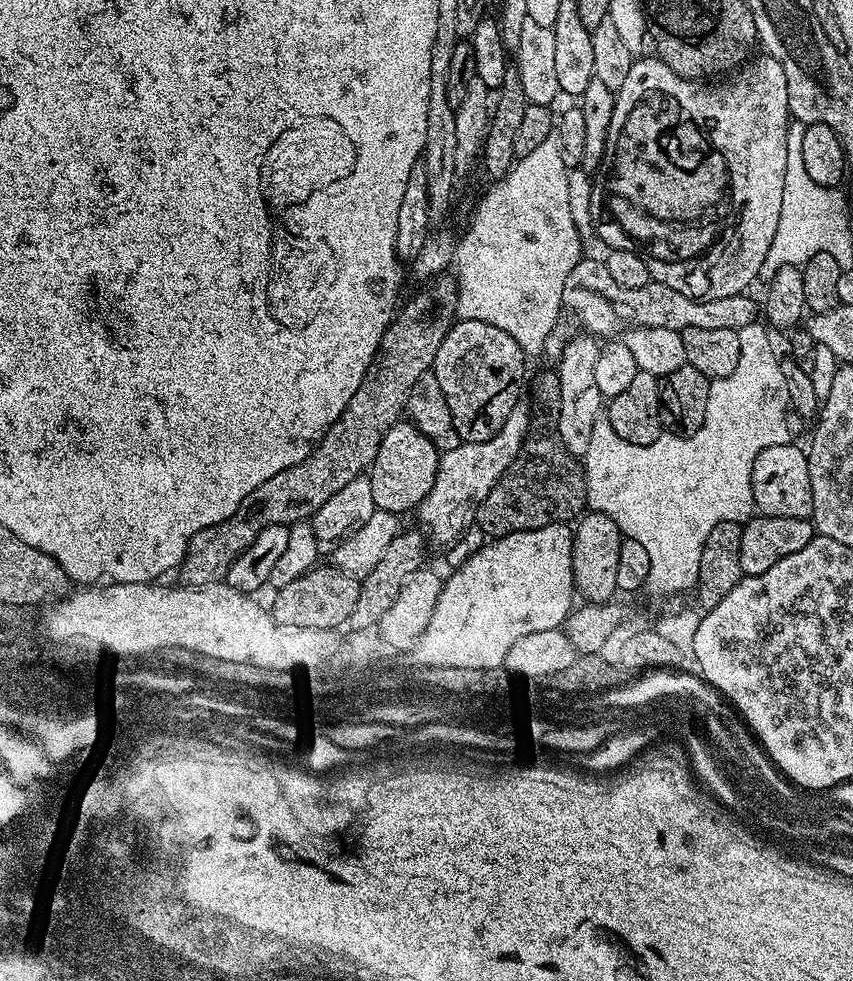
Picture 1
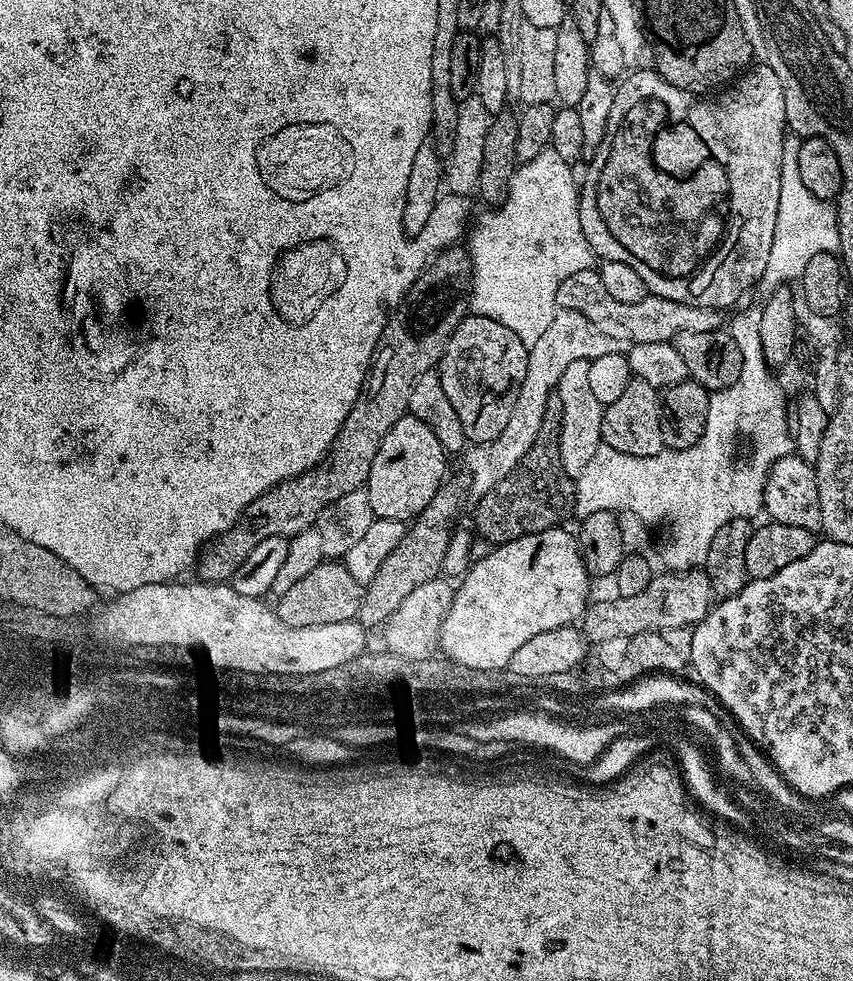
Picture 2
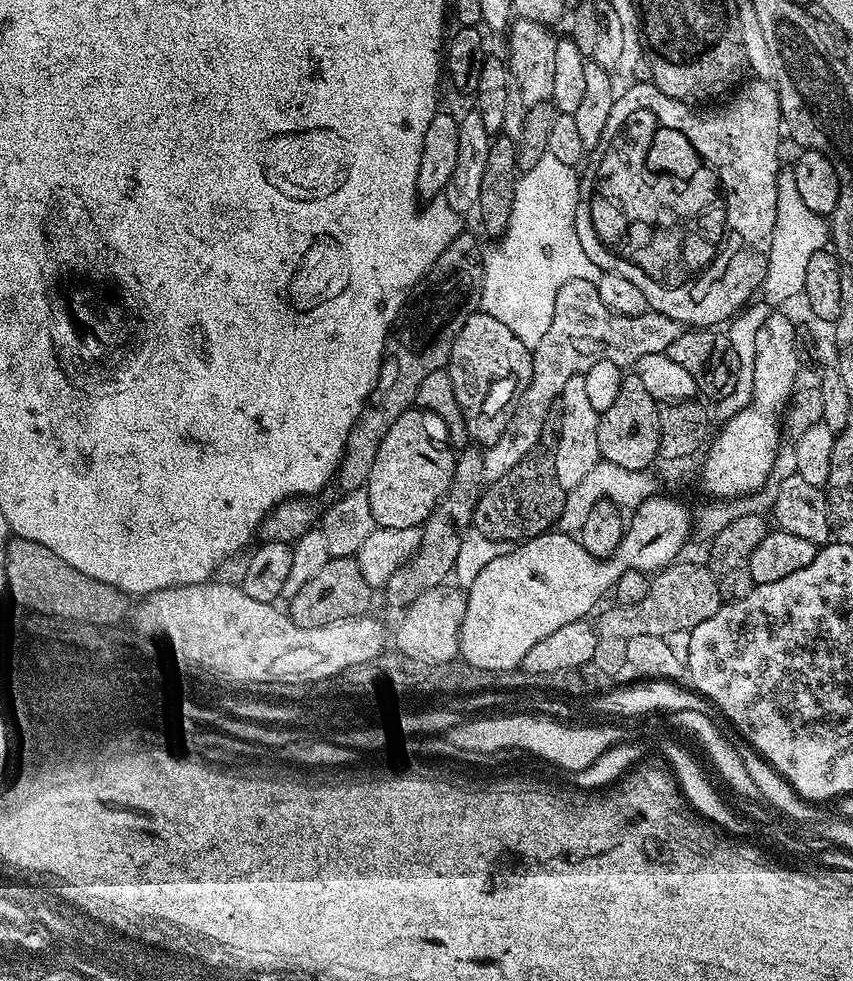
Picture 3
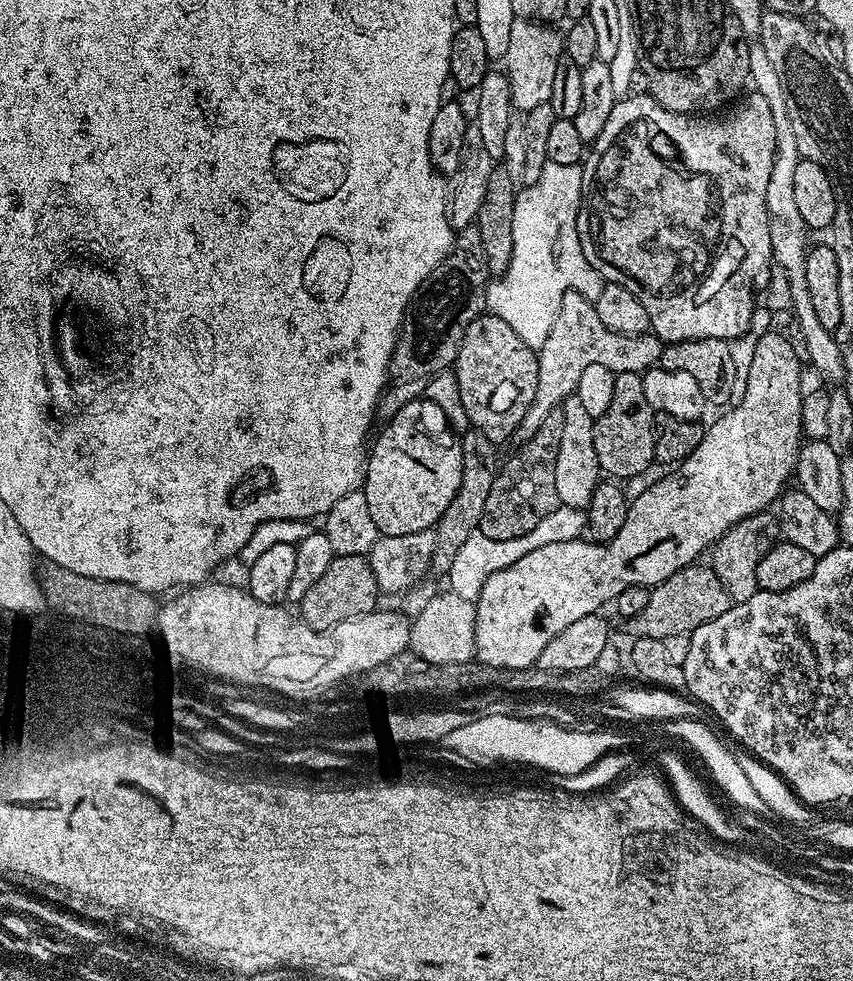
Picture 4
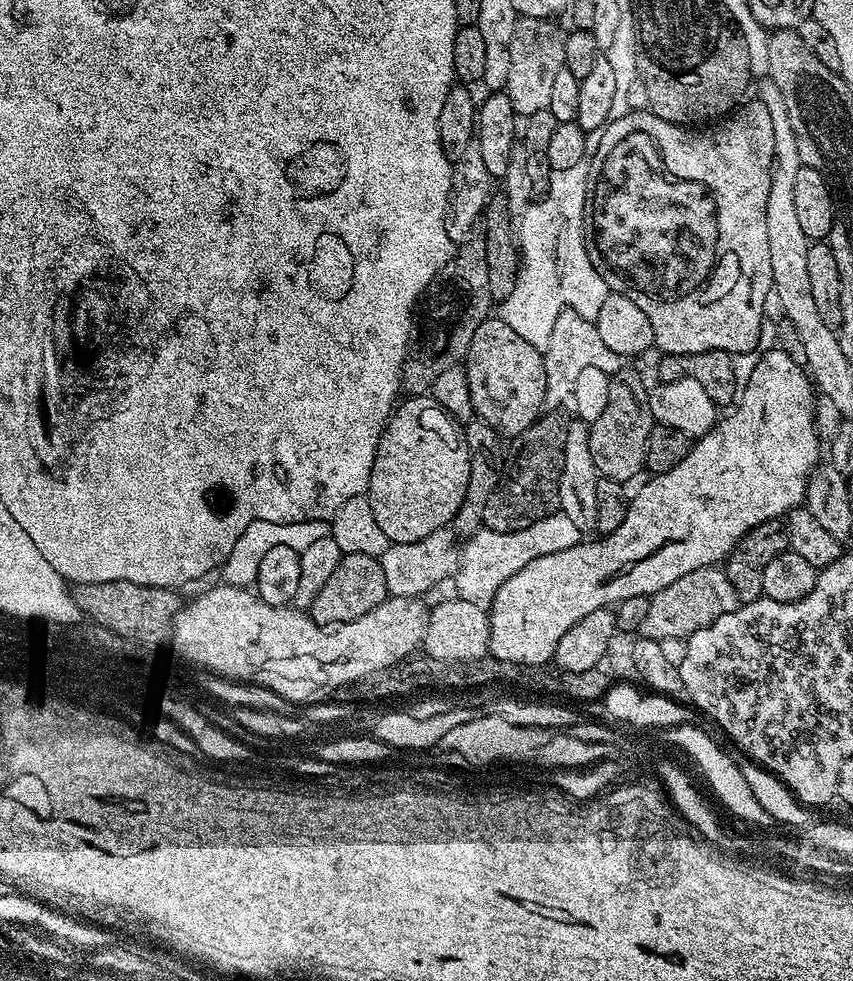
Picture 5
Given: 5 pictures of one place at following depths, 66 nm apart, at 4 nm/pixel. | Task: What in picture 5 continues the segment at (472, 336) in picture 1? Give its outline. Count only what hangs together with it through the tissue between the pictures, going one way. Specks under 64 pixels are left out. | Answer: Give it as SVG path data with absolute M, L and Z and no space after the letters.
M489 318L474 330L474 342L470 342L470 350L462 361L466 370L466 382L470 382L470 402L472 411L479 419L485 420L501 438L521 436L525 430L540 419L545 411L546 398L546 366L544 353L539 348L530 346L526 338L518 338L514 330L510 330L507 319Z

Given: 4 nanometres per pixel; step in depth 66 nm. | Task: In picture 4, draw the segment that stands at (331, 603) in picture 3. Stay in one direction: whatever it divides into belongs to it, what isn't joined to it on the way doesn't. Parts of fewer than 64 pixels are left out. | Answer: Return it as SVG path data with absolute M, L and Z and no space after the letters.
M333 556L330 566L326 566L326 574L306 590L306 598L298 606L299 619L310 625L316 632L327 632L329 628L338 626L350 618L365 616L367 612L377 611L376 596L381 595L378 582L374 582L374 570L370 570L370 562L367 556Z

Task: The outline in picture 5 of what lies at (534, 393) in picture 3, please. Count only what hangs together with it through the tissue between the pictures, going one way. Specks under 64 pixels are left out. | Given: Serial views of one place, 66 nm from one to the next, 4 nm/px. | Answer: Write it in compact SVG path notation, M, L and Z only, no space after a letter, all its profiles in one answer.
M566 310L558 314L554 322L554 330L550 330L550 342L543 349L544 365L546 366L546 398L545 409L556 410L569 403L574 381L578 379L578 373L586 370L586 366L598 366L598 370L606 370L614 373L622 367L622 358L602 342L602 334L598 334L595 323L587 320L585 316L579 316L577 312Z

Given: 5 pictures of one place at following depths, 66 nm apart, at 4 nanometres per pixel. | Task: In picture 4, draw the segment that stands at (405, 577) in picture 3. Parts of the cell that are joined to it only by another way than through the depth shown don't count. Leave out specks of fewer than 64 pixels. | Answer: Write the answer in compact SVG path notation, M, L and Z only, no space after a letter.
M469 430L459 437L459 441L462 446L462 486L458 486L458 494L454 494L454 502L446 506L446 514L442 514L442 518L435 526L436 553L431 566L433 573L448 573L450 566L454 566L458 549L466 543L466 538L470 538L470 534L478 531L482 522L482 510L486 510L486 498L490 495L490 486L494 486L497 473L494 465L497 463L498 448L490 438L486 438L486 434Z

